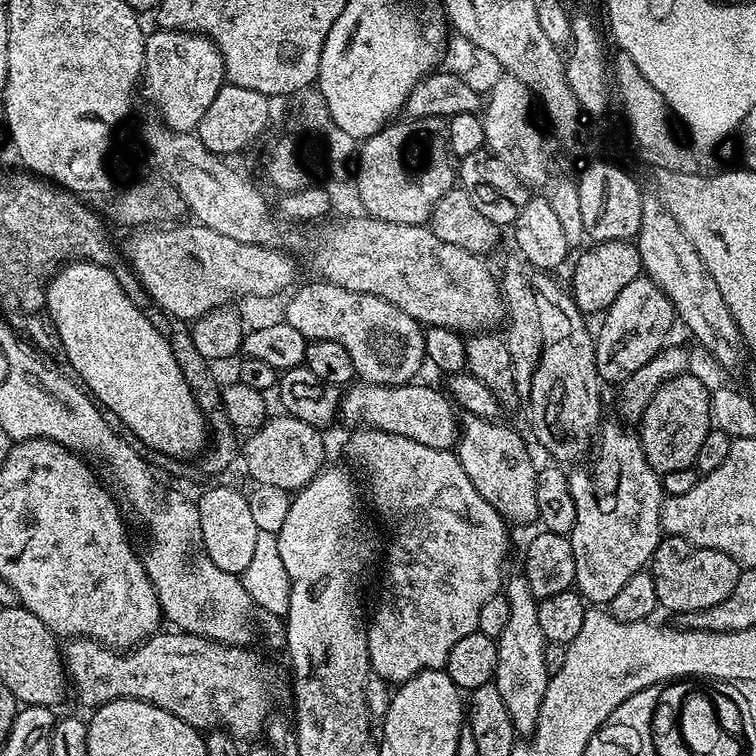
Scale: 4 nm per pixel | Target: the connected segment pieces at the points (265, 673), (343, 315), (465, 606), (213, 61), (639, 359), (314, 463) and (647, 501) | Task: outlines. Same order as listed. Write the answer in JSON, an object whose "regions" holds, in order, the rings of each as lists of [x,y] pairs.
{"regions":[[[[179,630],[157,631],[155,634],[148,637],[147,640],[141,640],[131,650],[120,651],[111,646],[105,646],[87,638],[72,638],[63,645],[62,659],[64,662],[64,671],[66,673],[67,683],[76,691],[76,696],[82,703],[88,707],[88,710],[95,710],[101,704],[108,704],[112,700],[141,700],[147,704],[158,706],[162,710],[166,710],[170,714],[174,714],[174,718],[182,718],[182,722],[186,722],[192,728],[201,730],[220,730],[227,732],[230,736],[235,736],[237,741],[245,742],[244,740],[252,740],[256,735],[263,733],[266,728],[266,721],[273,711],[272,699],[276,696],[276,683],[279,682],[280,676],[276,673],[276,668],[272,664],[267,664],[264,660],[259,660],[254,653],[248,652],[247,647],[233,646],[230,644],[219,644],[217,640],[210,640],[207,636],[195,636],[189,632]]],[[[313,279],[313,284],[304,284],[288,300],[284,308],[283,323],[294,326],[298,334],[302,334],[310,342],[314,340],[333,340],[342,342],[350,358],[354,358],[354,370],[357,377],[365,384],[406,384],[417,379],[420,367],[425,367],[426,357],[424,355],[425,329],[416,323],[410,314],[398,310],[390,302],[386,302],[377,296],[362,294],[354,290],[346,290],[337,284],[330,284],[326,280]]],[[[362,428],[351,434],[348,456],[364,471],[372,504],[381,522],[392,531],[380,605],[366,624],[368,662],[375,675],[389,685],[399,686],[428,668],[443,669],[454,645],[466,638],[466,634],[477,631],[482,605],[498,595],[506,579],[504,559],[508,556],[509,525],[474,490],[474,482],[466,478],[466,470],[462,470],[455,451],[434,450],[422,446],[422,442],[402,438],[402,434],[386,434],[373,428]]],[[[156,30],[144,41],[144,71],[142,73],[142,88],[148,91],[154,107],[160,111],[159,119],[174,132],[192,132],[202,122],[202,114],[214,102],[214,94],[226,83],[224,74],[224,59],[213,40],[194,32],[174,32],[171,30]]],[[[647,275],[636,277],[630,286],[624,287],[618,293],[618,298],[603,313],[600,333],[595,333],[596,365],[600,371],[601,381],[619,385],[621,381],[630,378],[630,374],[641,369],[669,343],[668,331],[672,323],[677,323],[678,317],[670,298]]],[[[279,415],[269,417],[261,428],[255,429],[249,435],[251,437],[248,440],[245,439],[242,448],[242,462],[243,464],[245,462],[253,483],[297,492],[304,488],[325,465],[325,433],[293,416]]],[[[605,423],[603,427],[599,429],[598,443],[594,448],[594,456],[596,452],[597,460],[593,462],[592,468],[580,468],[584,466],[576,466],[568,472],[570,494],[574,494],[574,510],[576,511],[574,530],[570,537],[572,549],[574,550],[574,574],[576,575],[574,588],[575,591],[579,592],[580,595],[584,597],[585,601],[592,606],[606,606],[614,598],[614,594],[618,594],[618,590],[622,590],[622,585],[625,584],[633,574],[641,572],[645,565],[651,561],[652,555],[656,553],[656,547],[660,545],[662,539],[660,508],[664,505],[666,497],[661,473],[654,471],[650,466],[650,462],[646,462],[646,454],[640,445],[639,435],[637,435],[635,431],[629,430],[623,423],[617,423],[618,424]]]]}

